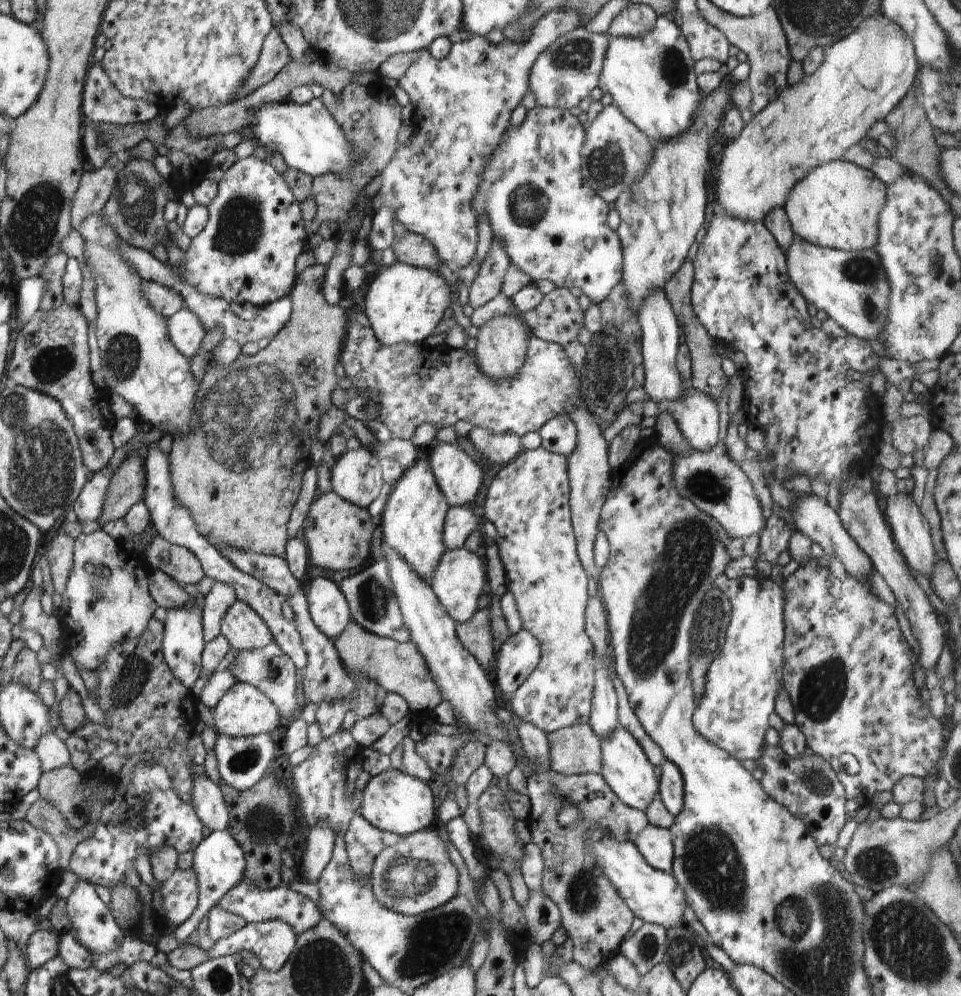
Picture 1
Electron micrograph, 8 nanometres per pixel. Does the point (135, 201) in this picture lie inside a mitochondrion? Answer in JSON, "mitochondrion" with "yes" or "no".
{"mitochondrion":"yes"}

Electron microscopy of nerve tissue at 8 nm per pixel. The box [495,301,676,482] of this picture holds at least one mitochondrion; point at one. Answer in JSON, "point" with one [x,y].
{"point":[601,362]}

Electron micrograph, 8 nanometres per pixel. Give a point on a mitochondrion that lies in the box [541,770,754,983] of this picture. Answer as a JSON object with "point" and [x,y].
{"point":[711,862]}

